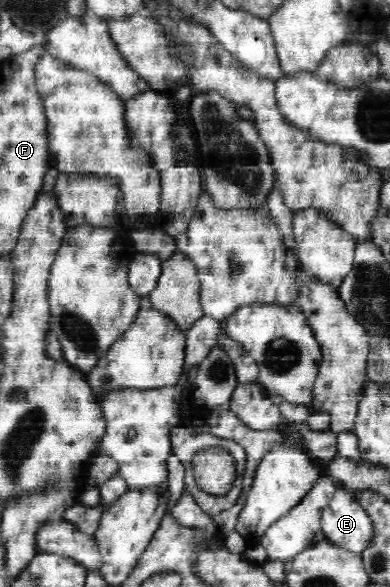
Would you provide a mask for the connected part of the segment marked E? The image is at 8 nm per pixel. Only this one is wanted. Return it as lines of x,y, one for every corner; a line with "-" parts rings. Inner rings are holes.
333,479
337,487
333,492
334,496
330,498
328,505
322,510
320,531
324,533
325,540
329,543
355,553
361,553
374,534
372,520
359,502
355,500
355,493
341,484
340,480

